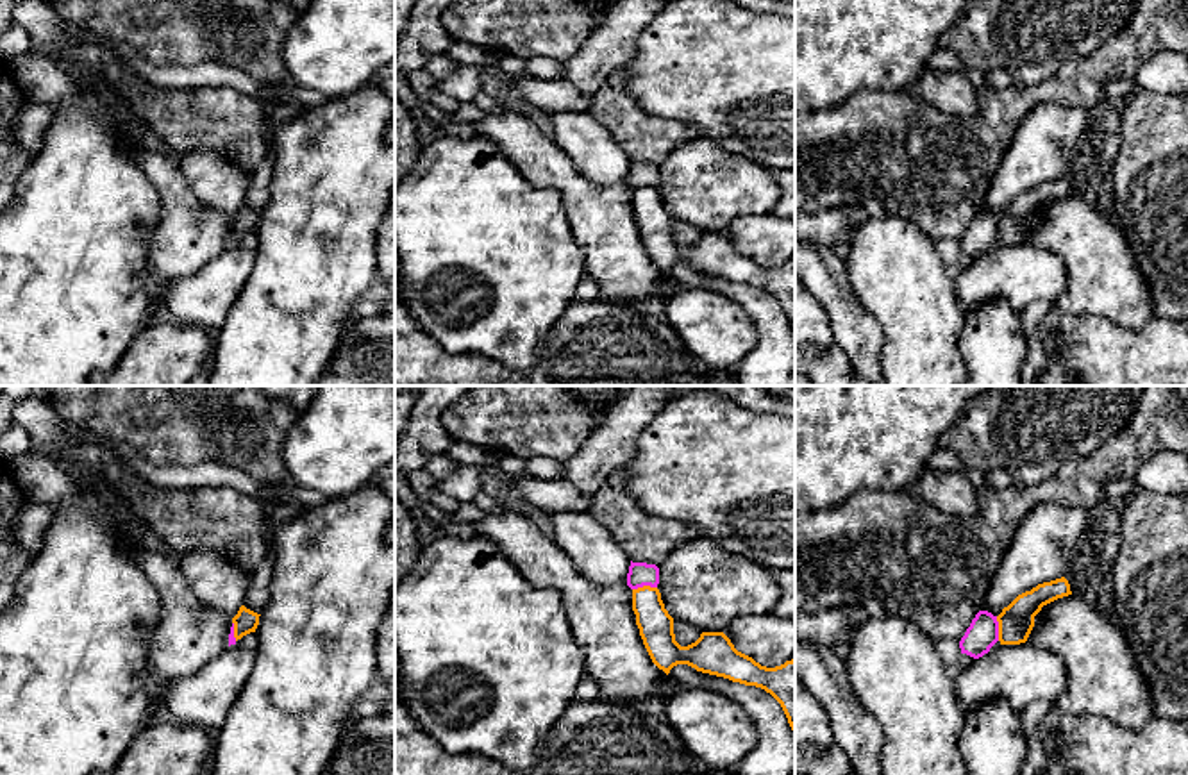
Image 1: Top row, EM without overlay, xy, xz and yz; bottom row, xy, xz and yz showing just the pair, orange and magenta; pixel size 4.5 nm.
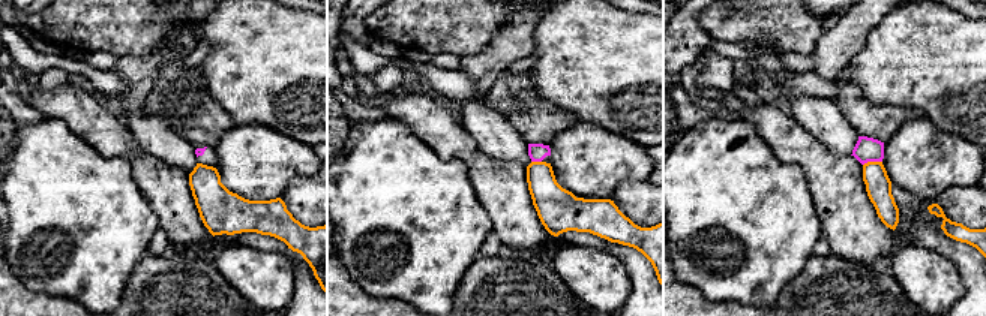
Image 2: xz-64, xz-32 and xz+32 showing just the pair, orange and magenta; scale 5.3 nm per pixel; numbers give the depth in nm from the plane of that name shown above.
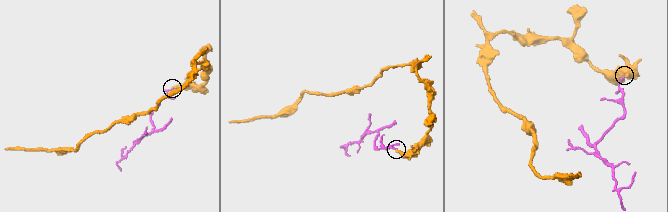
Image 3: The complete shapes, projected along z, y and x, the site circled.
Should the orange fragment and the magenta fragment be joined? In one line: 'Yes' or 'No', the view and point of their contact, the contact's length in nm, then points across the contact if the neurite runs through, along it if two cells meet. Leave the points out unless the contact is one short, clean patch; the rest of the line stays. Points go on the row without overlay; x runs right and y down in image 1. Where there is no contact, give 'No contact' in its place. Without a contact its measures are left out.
No. Touches orange at xz (644, 186). Shared border 110 nm. Boundary: xz (656, 186), (638, 186), (633, 190)

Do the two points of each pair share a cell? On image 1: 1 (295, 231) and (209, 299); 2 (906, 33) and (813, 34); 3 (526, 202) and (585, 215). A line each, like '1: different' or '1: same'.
1: different
2: same
3: different

